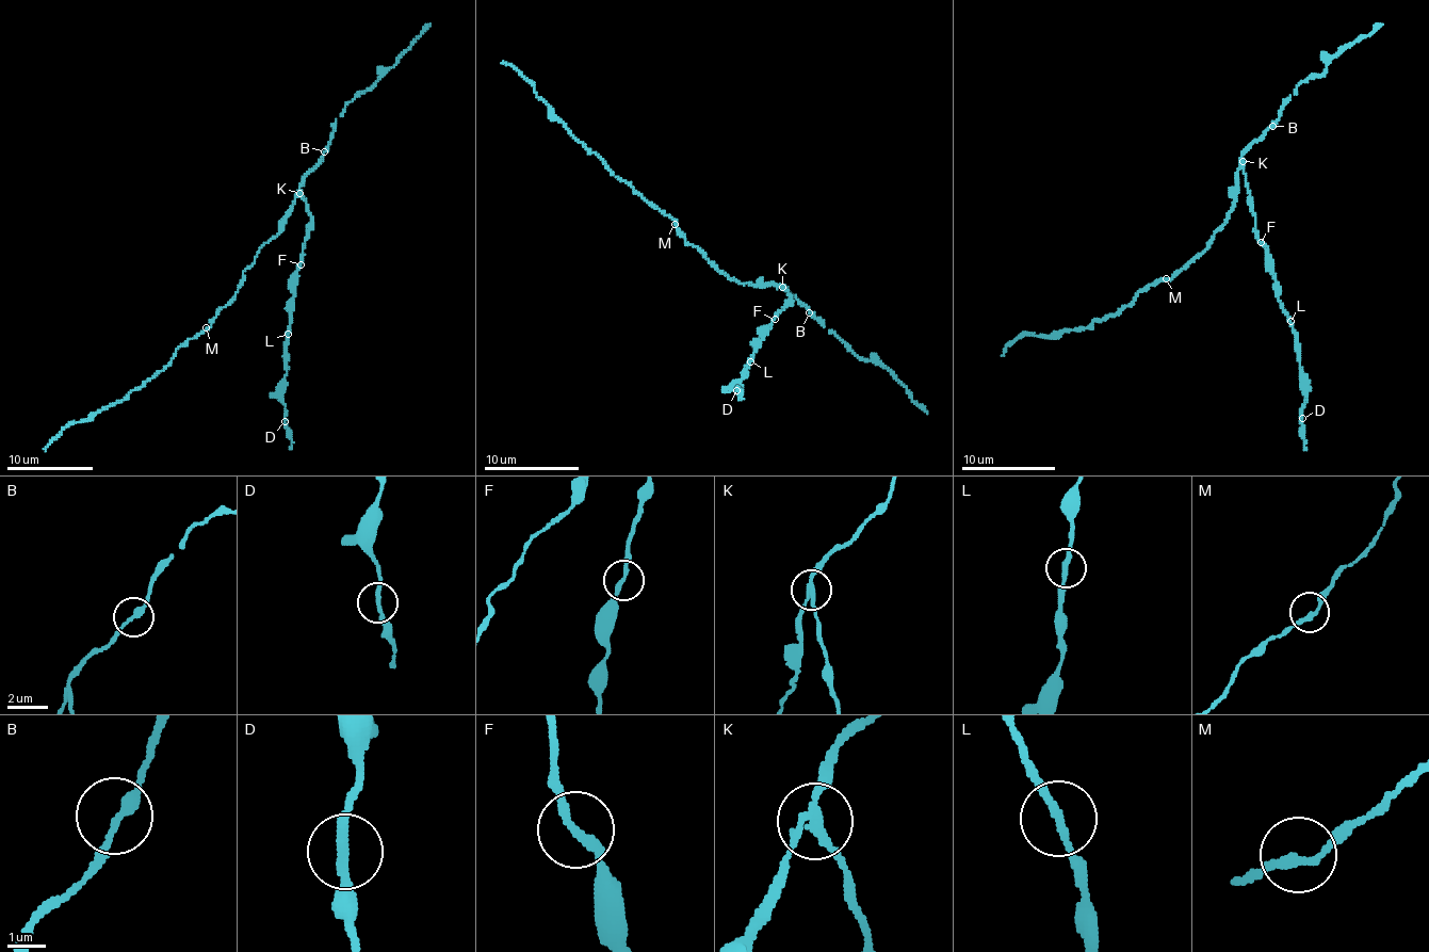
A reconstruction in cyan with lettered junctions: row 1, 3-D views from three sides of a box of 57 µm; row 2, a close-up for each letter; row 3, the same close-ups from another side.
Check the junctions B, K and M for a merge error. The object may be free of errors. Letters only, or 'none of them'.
K

